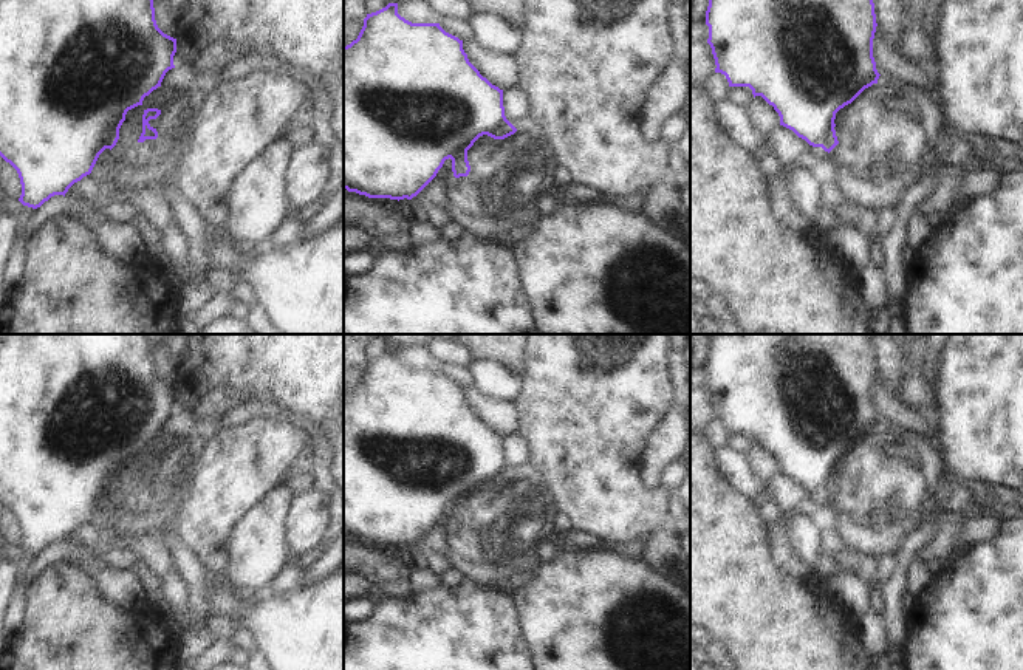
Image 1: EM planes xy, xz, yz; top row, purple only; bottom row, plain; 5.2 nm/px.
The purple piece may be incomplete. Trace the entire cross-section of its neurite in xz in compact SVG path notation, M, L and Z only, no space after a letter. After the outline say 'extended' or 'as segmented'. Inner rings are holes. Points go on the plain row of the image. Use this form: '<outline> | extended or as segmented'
M388 350L385 354L367 361L358 385L344 393L344 535L348 538L368 545L412 546L436 523L449 504L452 506L453 523L467 523L470 518L467 497L480 483L488 481L494 486L505 486L515 478L517 475L505 463L503 436L480 421L469 408L463 396L463 387L446 379L440 370L412 370L398 361L398 350Z | as segmented

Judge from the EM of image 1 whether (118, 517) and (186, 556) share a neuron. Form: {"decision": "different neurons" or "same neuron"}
{"decision": "different neurons"}

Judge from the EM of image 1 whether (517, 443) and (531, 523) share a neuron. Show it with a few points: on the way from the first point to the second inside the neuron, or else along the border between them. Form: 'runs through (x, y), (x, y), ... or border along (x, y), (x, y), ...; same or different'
border along (517, 477), (537, 485); different

